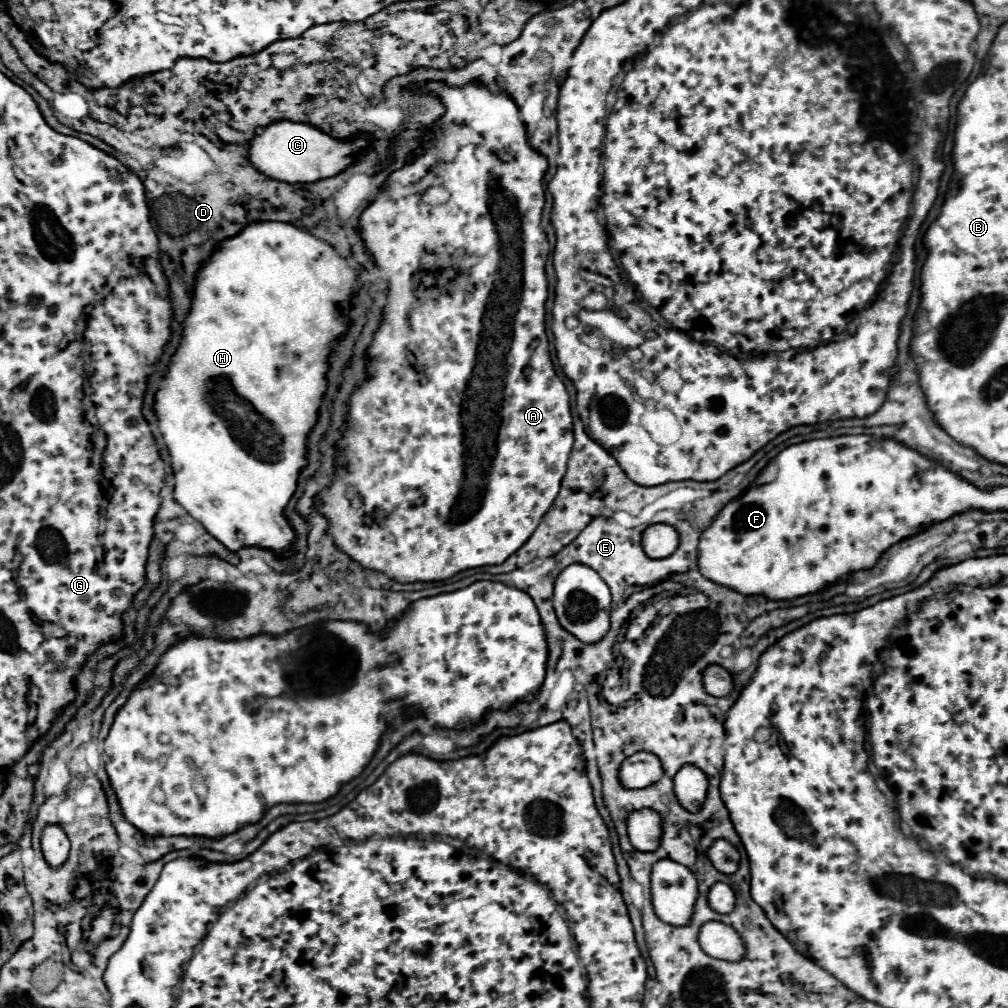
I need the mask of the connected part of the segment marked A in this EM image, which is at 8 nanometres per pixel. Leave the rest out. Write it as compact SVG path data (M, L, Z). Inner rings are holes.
M412 82L408 86L416 94L430 94L436 96L446 112L442 118L432 122L428 126L428 134L422 140L424 154L412 156L400 170L390 174L390 180L396 182L412 182L418 184L428 172L432 172L432 184L442 186L450 192L450 200L440 206L428 206L420 200L420 194L404 196L404 198L390 198L378 194L374 202L370 202L362 216L358 218L358 232L364 242L366 252L372 256L374 266L378 268L380 276L388 284L388 294L386 294L386 306L382 310L382 318L378 324L378 330L372 336L370 346L366 348L366 372L368 380L364 380L352 394L348 402L348 416L342 432L342 440L338 442L338 452L334 456L336 472L332 482L320 490L314 496L314 504L320 510L320 514L328 520L326 534L332 538L332 542L346 552L354 562L358 562L362 568L368 570L378 570L386 574L390 580L396 582L440 582L448 580L454 574L468 570L468 568L478 568L486 564L502 564L508 556L512 556L536 530L540 524L542 516L548 512L552 506L554 498L560 492L560 482L566 472L566 462L574 444L572 436L572 414L570 414L570 402L568 402L568 392L562 384L562 380L556 376L556 370L550 360L550 350L548 350L548 336L546 336L546 326L544 326L544 302L548 296L548 282L546 282L546 272L544 264L550 254L550 244L546 240L546 234L540 226L542 220L542 208L544 208L544 186L542 178L548 166L548 160L544 154L532 148L528 140L528 132L524 122L520 120L520 110L516 102L508 94L494 94L486 84L482 82L468 82L464 86L448 86L446 82ZM454 124L464 124L466 128L472 128L476 134L482 136L482 142L468 142L456 150L454 156L448 154L448 132L452 130L450 126ZM432 250L432 252L474 252L480 256L480 262L472 268L472 292L446 292L438 294L436 298L426 298L418 300L414 296L412 288L412 276L418 270L418 258L422 252Z

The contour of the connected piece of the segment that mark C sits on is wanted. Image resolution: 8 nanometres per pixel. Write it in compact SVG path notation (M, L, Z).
M278 120L262 128L262 132L254 134L254 138L248 144L248 160L250 164L254 164L258 172L270 176L272 180L282 180L288 184L304 184L336 176L348 164L354 162L354 156L366 144L368 136L358 136L354 140L334 140L332 136L310 124Z

